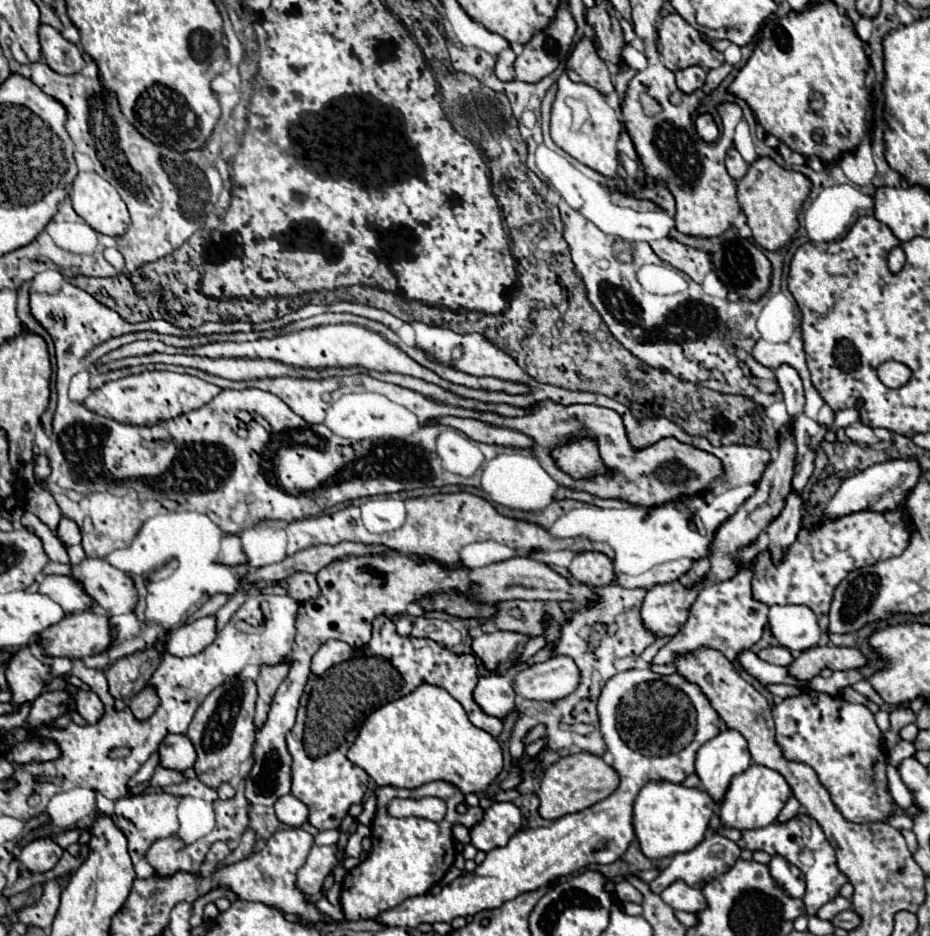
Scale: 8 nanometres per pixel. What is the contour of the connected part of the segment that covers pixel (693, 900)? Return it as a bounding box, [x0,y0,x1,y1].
[660,880,706,912]

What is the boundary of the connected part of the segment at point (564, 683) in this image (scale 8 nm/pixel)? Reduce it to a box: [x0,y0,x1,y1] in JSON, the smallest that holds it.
[514,656,580,700]

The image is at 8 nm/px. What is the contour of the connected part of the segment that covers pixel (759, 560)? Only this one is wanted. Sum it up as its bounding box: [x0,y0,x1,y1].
[738,502,912,632]

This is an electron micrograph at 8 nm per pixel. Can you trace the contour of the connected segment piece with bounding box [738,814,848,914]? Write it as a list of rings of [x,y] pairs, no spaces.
[[[798,814],[796,818],[788,820],[786,824],[770,824],[758,830],[744,830],[742,838],[738,840],[740,848],[748,848],[752,852],[756,850],[764,850],[770,856],[780,854],[784,856],[788,862],[792,862],[794,866],[798,866],[804,876],[806,876],[806,894],[804,894],[804,904],[808,914],[816,914],[816,910],[830,902],[832,898],[838,896],[840,886],[848,882],[848,878],[838,870],[836,866],[836,854],[834,848],[828,844],[828,840],[824,838],[822,828],[818,826],[818,822],[814,818],[810,818],[808,814]]]

